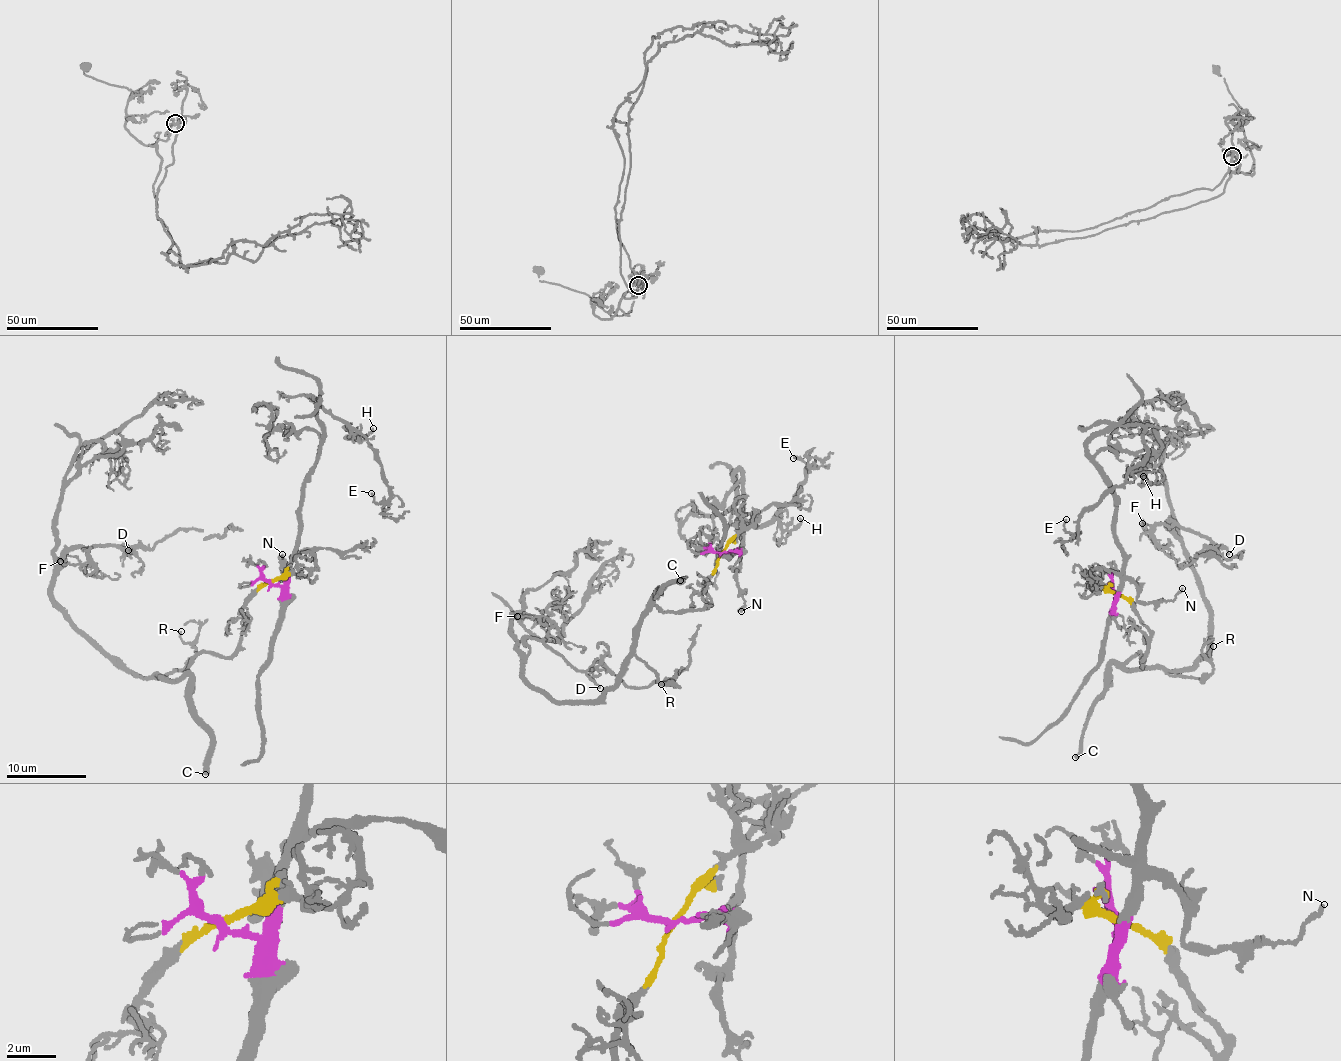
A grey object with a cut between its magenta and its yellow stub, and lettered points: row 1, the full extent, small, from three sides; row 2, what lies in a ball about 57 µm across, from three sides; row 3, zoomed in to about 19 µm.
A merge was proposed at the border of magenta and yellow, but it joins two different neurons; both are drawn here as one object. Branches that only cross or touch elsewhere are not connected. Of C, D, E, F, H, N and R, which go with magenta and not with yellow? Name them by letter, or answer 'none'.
E, H, N

